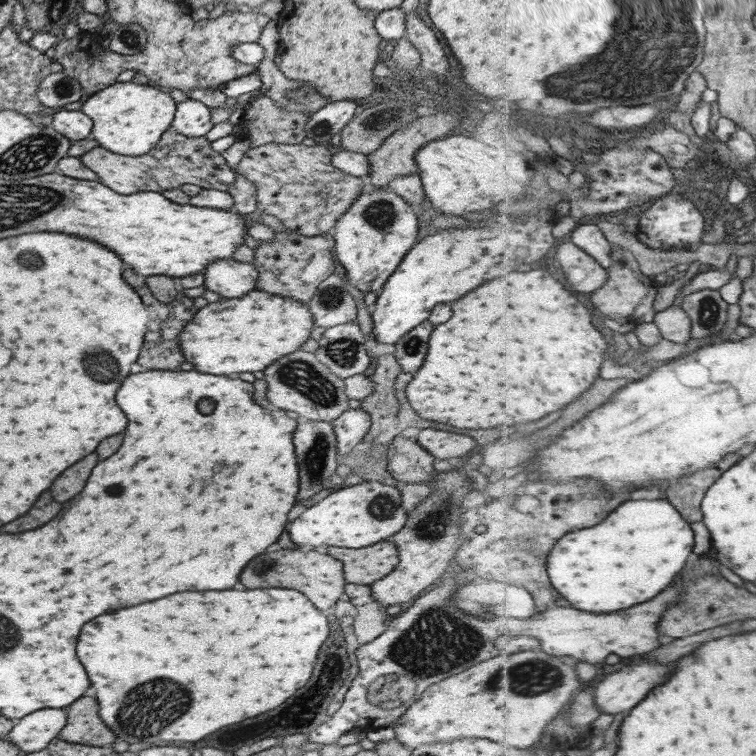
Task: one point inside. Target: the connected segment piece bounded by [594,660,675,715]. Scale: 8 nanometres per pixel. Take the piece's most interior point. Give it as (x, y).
(621, 691)

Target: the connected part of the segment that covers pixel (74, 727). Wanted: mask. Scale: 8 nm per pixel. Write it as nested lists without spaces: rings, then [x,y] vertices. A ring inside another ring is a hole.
[[[79,698],[69,706],[67,724],[57,738],[67,743],[93,747],[110,746],[117,740],[99,720],[97,702],[93,698]]]

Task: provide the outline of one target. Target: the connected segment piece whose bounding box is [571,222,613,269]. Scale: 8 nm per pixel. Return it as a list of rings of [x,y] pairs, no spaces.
[[[594,224],[576,225],[572,230],[571,240],[582,249],[596,258],[606,269],[613,264],[611,260],[611,243],[601,232],[601,228]]]

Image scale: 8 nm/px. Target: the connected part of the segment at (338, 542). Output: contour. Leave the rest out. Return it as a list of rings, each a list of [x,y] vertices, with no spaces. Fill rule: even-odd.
[[[363,480],[357,485],[336,487],[325,493],[325,498],[307,507],[289,524],[289,538],[298,547],[325,544],[339,548],[363,548],[389,540],[403,526],[405,519],[406,510],[401,506],[400,492],[394,485]]]

